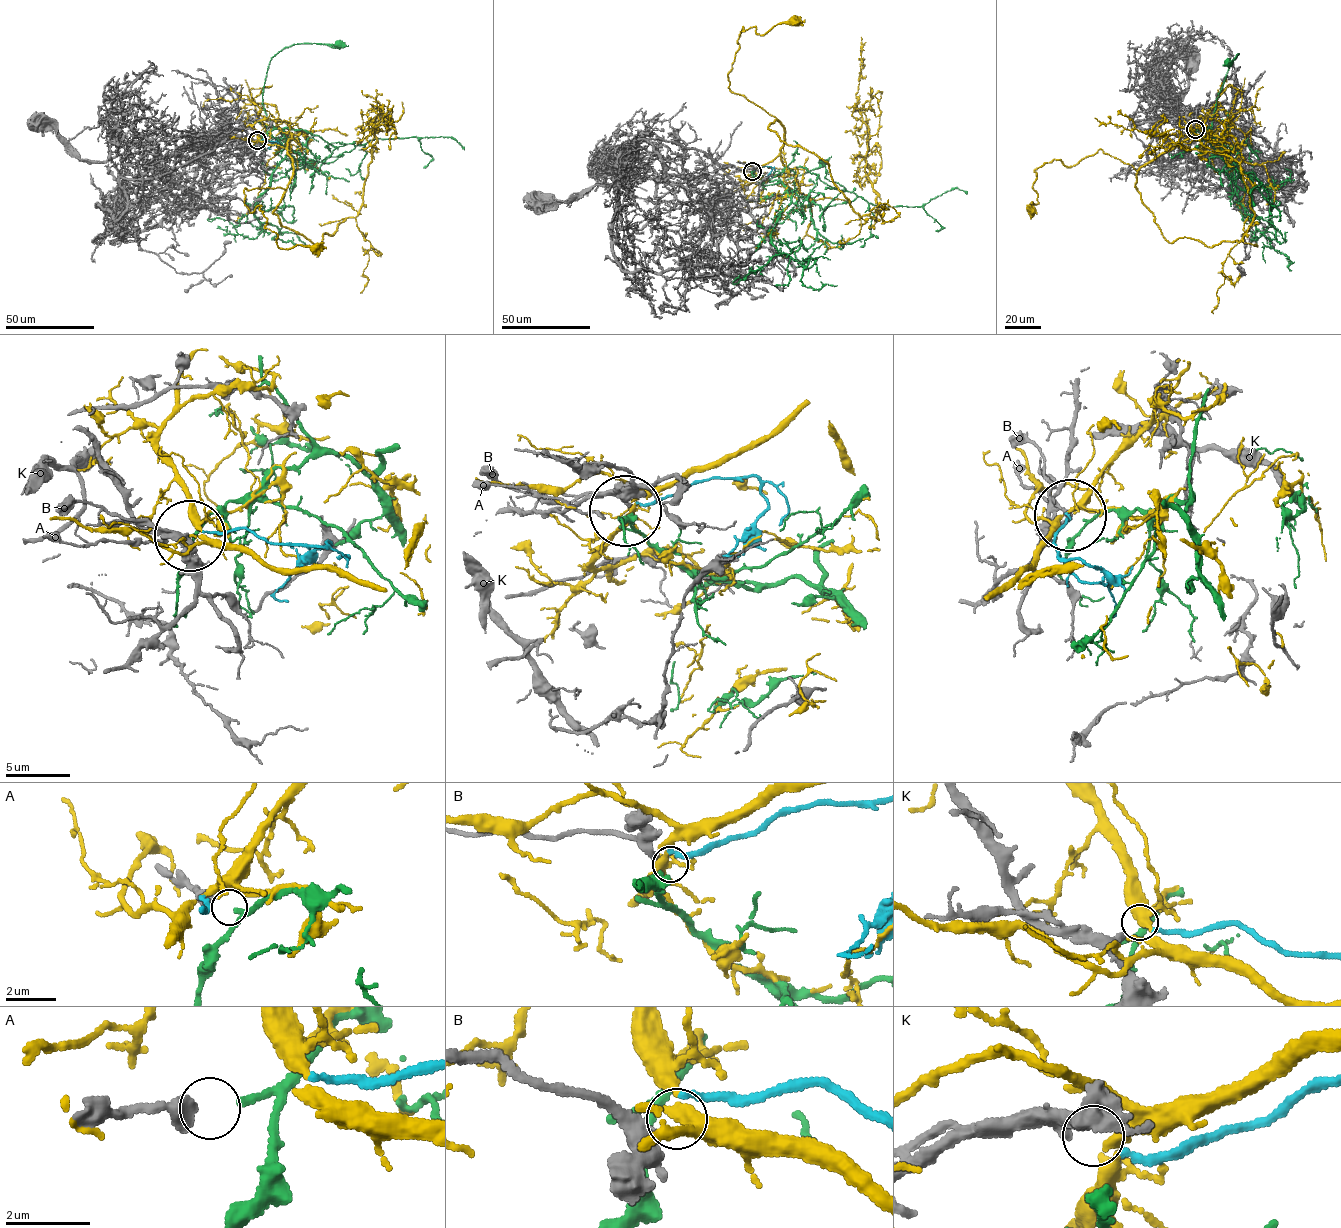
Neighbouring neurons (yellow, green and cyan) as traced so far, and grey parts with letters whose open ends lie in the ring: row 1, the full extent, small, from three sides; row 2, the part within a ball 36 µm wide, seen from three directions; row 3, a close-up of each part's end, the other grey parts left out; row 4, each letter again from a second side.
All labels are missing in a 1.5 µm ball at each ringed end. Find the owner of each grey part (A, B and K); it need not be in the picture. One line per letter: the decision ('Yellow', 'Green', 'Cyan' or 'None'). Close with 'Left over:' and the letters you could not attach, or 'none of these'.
A: Green
B: None
K: Cyan
Left over: B

